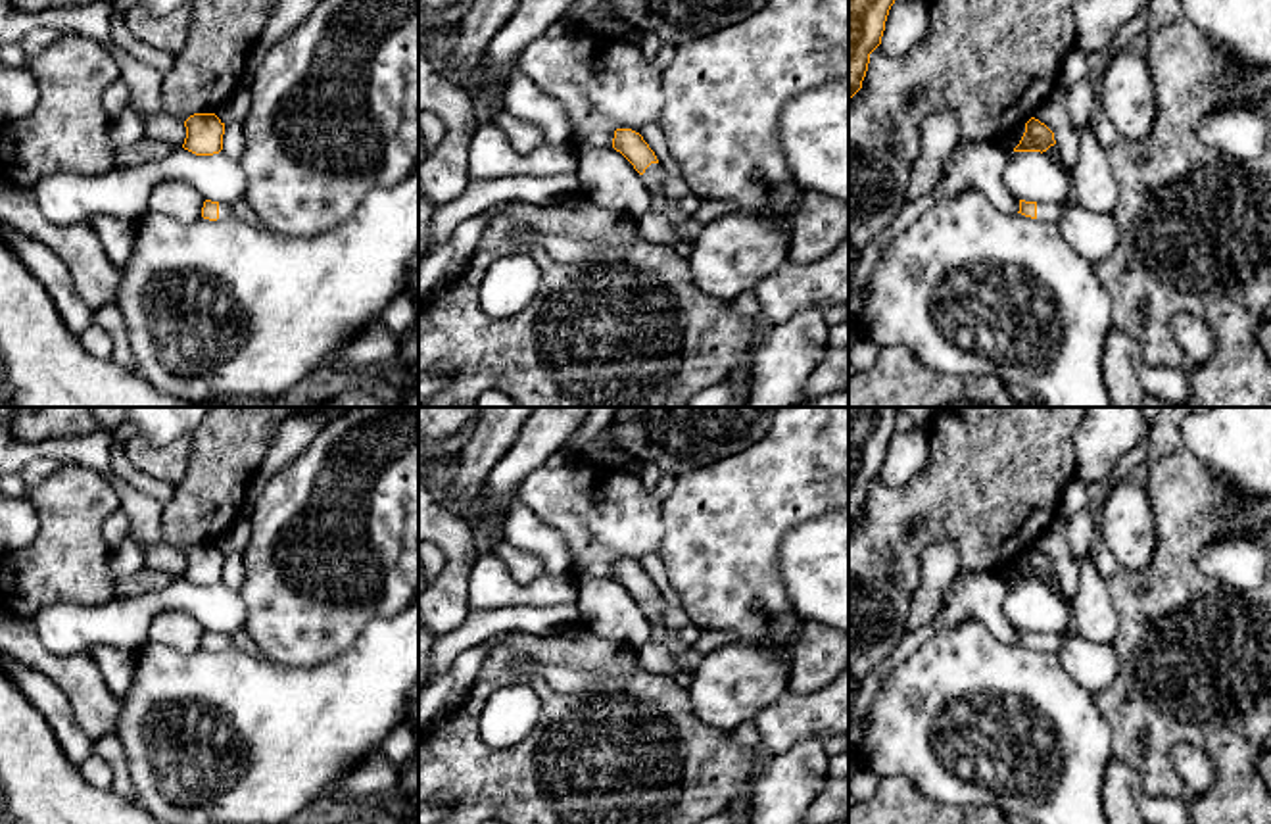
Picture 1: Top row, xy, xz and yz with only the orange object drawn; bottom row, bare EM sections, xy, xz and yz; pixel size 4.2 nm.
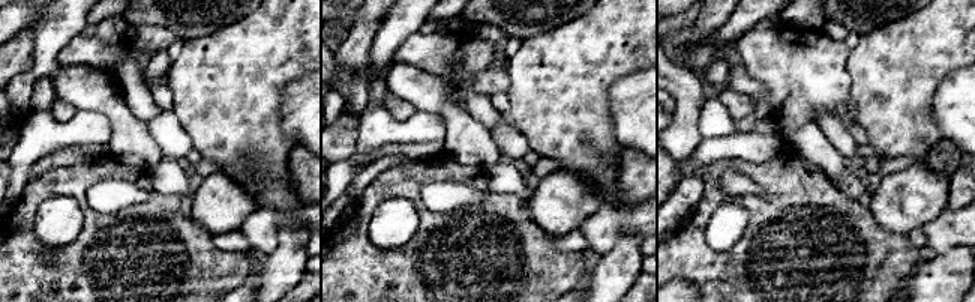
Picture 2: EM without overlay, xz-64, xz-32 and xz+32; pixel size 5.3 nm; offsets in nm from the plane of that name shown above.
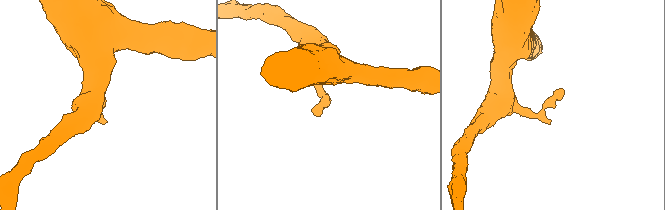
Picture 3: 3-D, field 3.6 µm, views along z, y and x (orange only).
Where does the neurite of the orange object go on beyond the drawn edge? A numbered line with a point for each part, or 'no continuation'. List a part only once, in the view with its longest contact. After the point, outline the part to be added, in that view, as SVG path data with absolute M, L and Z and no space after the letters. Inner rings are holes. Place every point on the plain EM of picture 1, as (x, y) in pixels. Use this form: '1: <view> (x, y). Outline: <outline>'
1: xz (653, 607). Outline: M651 594L645 603L641 605L641 611L645 617L655 624L660 626L660 617L664 613L664 597L660 594Z

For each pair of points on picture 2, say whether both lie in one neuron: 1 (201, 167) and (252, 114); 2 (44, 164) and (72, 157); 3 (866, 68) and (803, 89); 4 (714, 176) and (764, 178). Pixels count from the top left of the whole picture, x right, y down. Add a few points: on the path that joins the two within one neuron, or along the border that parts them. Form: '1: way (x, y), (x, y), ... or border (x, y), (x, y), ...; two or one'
1: border (203, 158), (213, 163), (219, 170); two
2: way (51, 161), (65, 157); one
3: border (849, 50), (849, 96), (855, 108); two
4: way (726, 164), (741, 164), (752, 169); one

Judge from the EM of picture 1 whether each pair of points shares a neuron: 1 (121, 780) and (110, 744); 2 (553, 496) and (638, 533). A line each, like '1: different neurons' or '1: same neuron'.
1: same neuron
2: same neuron

